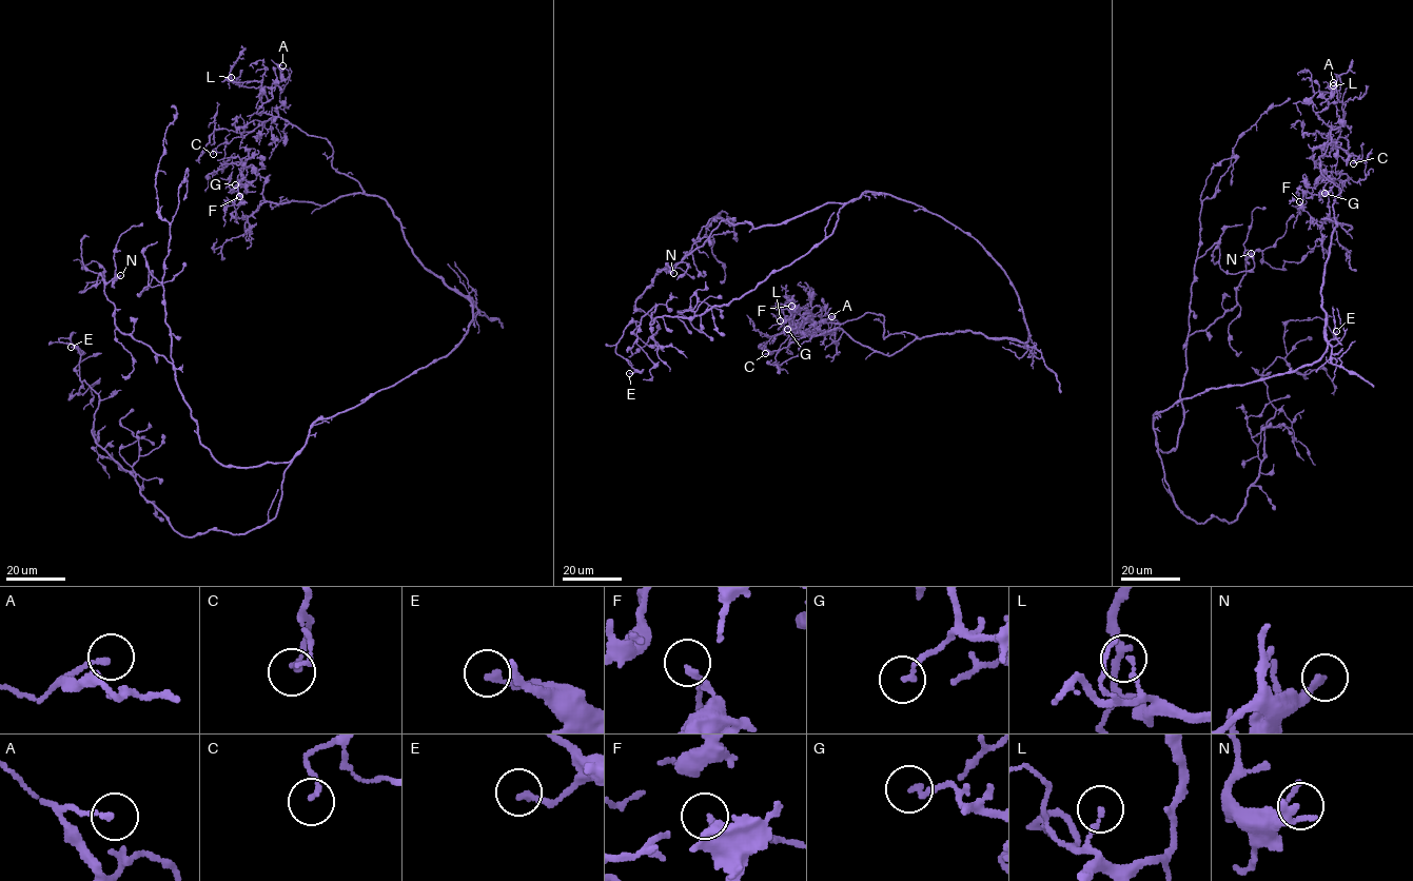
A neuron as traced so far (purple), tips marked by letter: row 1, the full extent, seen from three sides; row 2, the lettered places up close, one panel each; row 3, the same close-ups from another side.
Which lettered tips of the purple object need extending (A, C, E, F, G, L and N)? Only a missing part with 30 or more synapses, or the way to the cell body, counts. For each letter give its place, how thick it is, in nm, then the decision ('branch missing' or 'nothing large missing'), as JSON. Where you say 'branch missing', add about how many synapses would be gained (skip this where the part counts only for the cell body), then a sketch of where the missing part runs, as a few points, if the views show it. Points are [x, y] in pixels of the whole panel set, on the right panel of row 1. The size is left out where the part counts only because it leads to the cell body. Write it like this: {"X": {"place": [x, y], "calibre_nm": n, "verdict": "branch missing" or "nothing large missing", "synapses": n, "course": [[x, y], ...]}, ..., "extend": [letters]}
{"A": {"place": [1333, 82], "calibre_nm": 180, "verdict": "nothing large missing"}, "C": {"place": [1353, 163], "calibre_nm": 160, "verdict": "nothing large missing"}, "E": {"place": [1336, 331], "calibre_nm": 200, "verdict": "nothing large missing"}, "F": {"place": [1299, 201], "calibre_nm": 120, "verdict": "nothing large missing"}, "G": {"place": [1325, 193], "calibre_nm": 160, "verdict": "nothing large missing"}, "L": {"place": [1333, 85], "calibre_nm": 150, "verdict": "nothing large missing"}, "N": {"place": [1251, 253], "calibre_nm": 190, "verdict": "nothing large missing"}, "extend": []}

